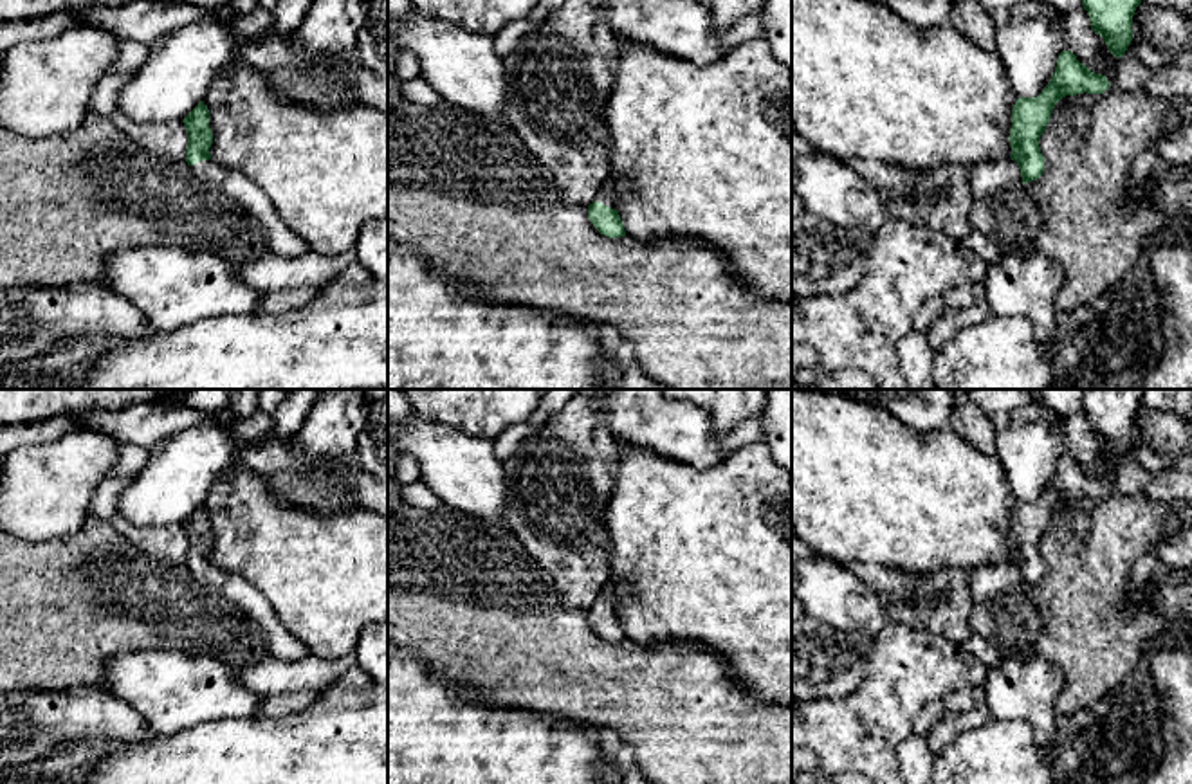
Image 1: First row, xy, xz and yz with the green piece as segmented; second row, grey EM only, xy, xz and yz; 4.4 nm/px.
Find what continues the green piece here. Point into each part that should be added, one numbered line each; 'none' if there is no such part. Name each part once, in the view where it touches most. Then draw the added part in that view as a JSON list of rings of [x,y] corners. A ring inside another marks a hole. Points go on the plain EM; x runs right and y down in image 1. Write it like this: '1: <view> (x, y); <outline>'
1: yz (985, 583); [[[1012,562],[972,570],[970,593],[974,607],[990,602],[997,593],[1012,588],[1022,588],[1021,573]]]

